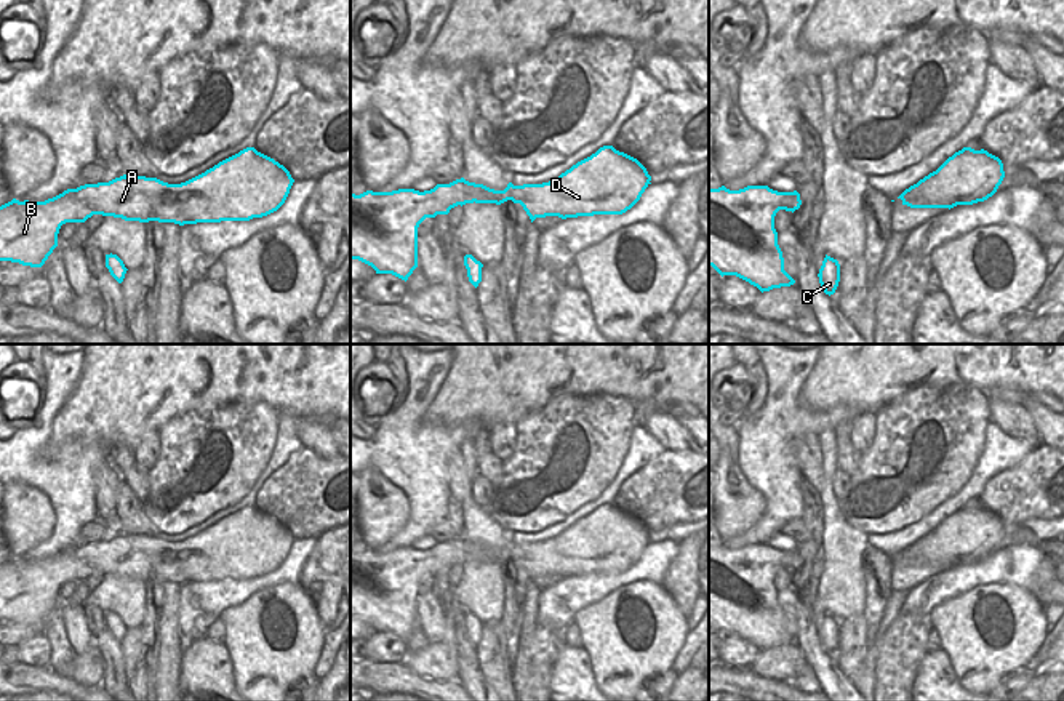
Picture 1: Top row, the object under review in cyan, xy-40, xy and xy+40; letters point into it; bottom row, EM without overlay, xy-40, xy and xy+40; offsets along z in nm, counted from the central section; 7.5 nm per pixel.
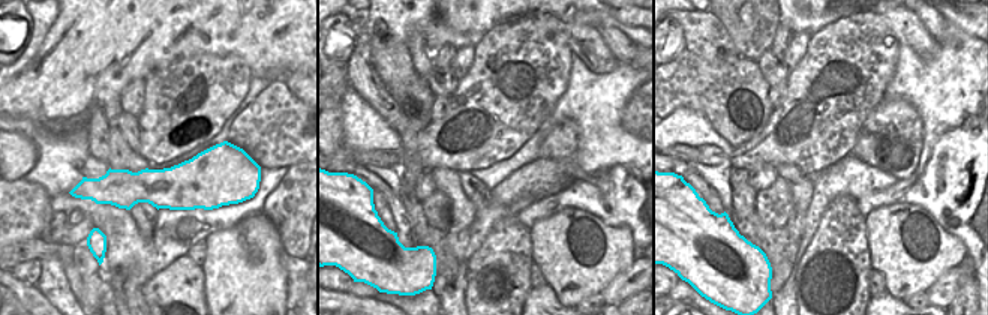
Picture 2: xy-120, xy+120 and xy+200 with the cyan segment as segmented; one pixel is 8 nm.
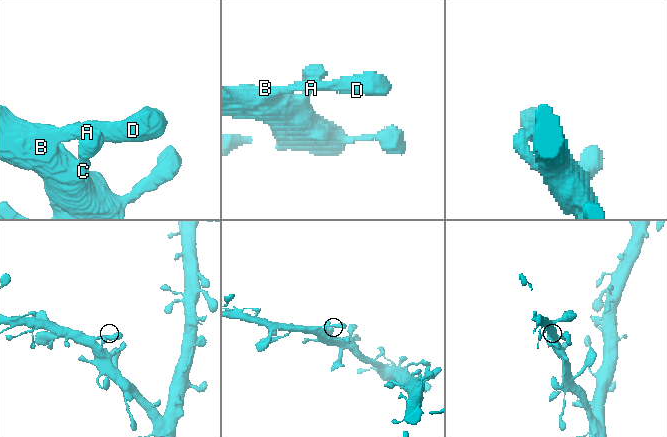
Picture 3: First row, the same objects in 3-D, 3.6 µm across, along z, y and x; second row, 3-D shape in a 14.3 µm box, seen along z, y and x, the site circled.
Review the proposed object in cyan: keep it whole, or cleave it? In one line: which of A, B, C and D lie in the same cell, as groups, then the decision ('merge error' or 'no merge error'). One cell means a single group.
groups A B C D; no merge error

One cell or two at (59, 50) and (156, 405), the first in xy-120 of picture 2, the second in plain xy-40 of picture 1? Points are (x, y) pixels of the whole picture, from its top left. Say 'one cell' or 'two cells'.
one cell

